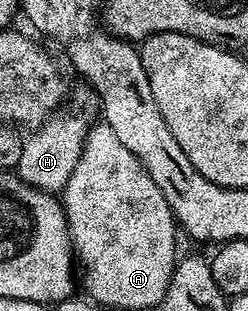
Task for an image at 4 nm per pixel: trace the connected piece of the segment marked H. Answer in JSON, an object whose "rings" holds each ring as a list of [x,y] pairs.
{"rings":[[[89,85],[81,86],[75,91],[73,88],[65,106],[41,124],[31,134],[35,134],[31,139],[27,138],[23,142],[16,173],[29,187],[35,187],[38,191],[60,193],[68,185],[68,177],[72,177],[72,169],[78,164],[91,126],[100,115],[98,95]]]}

